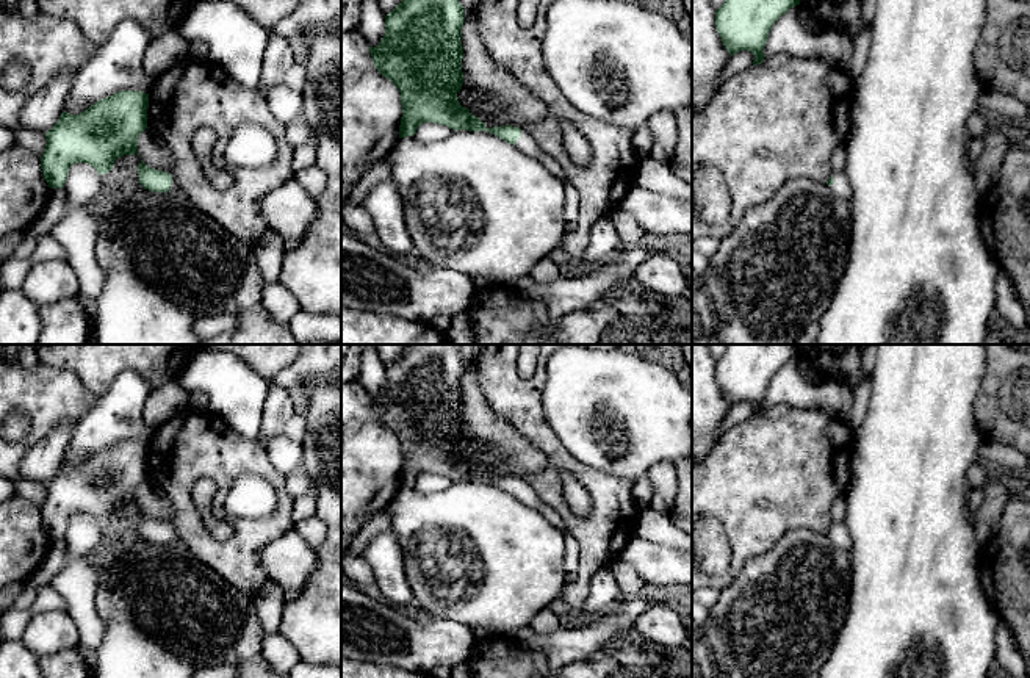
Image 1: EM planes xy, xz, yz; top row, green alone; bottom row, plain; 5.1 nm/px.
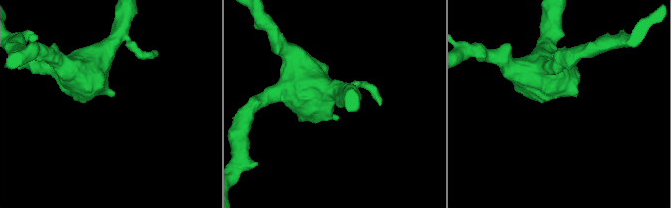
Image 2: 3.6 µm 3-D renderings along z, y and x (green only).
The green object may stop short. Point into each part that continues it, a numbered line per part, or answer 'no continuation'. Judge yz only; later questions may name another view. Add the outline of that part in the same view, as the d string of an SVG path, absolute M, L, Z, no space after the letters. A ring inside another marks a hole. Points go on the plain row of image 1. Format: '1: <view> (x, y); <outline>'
1: yz (841, 537); M834 523L833 531L834 531L834 534L830 536L830 540L836 546L839 546L841 550L845 550L845 551L852 553L852 537L850 537L845 525L844 523Z

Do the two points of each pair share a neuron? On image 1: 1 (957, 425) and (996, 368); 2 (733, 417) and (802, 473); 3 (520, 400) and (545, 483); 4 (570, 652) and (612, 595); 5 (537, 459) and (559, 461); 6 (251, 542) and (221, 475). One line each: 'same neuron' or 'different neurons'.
1: different neurons
2: different neurons
3: same neuron
4: different neurons
5: different neurons
6: same neuron

